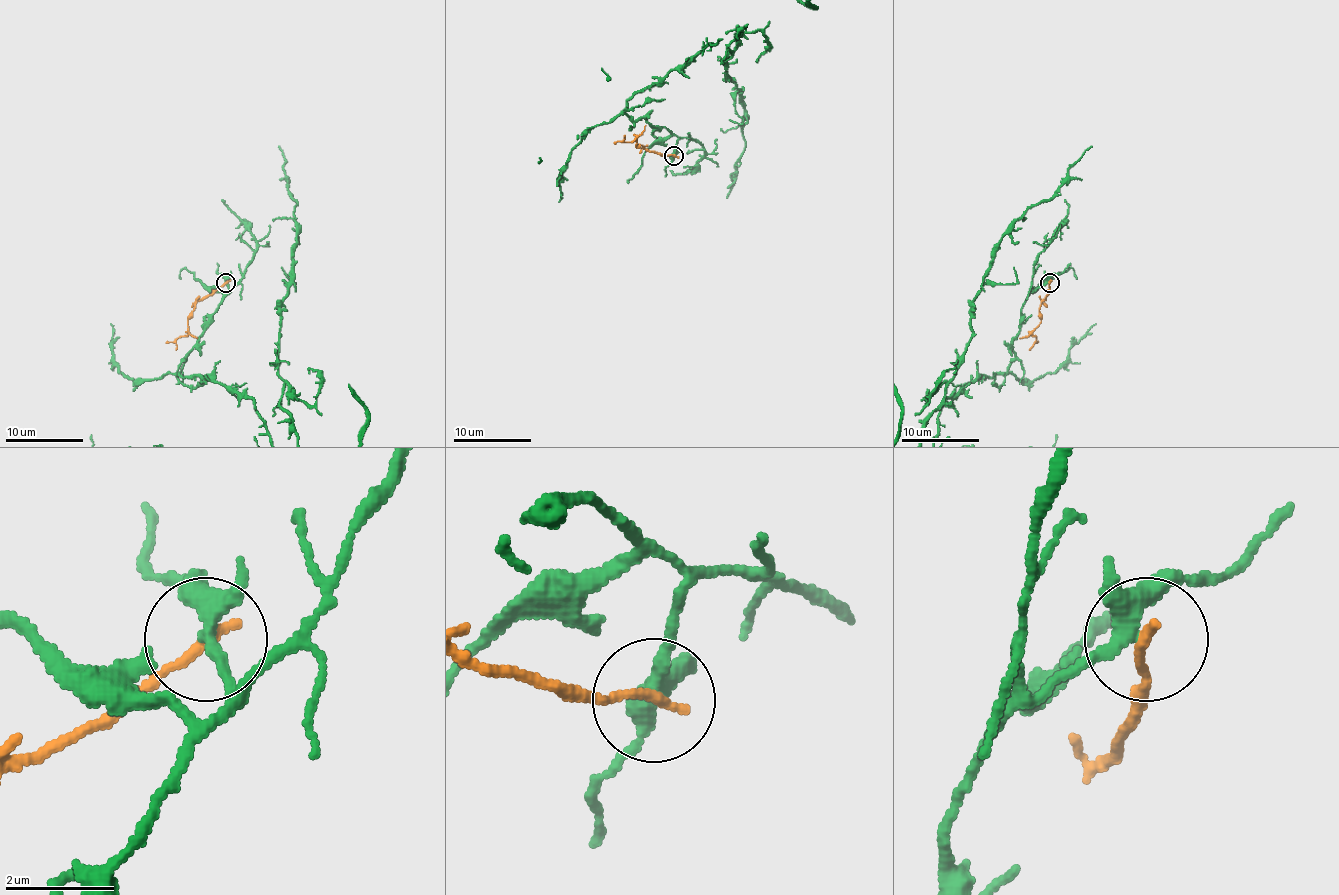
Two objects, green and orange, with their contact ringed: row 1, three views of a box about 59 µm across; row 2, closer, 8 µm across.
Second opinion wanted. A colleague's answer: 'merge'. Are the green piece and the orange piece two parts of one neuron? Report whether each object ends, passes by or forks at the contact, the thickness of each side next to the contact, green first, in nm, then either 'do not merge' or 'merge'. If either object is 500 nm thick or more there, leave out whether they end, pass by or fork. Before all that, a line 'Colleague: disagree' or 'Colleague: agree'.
Colleague: disagree
green forks | orange ends | 280/200 nm | do not merge

